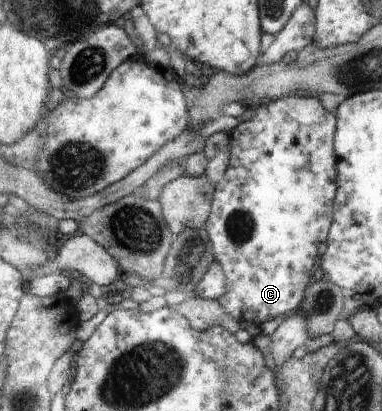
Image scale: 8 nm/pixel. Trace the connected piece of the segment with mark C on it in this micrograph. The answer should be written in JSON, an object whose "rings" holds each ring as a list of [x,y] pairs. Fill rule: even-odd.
{"rings":[[[291,94],[280,99],[264,100],[254,107],[254,117],[249,120],[239,121],[238,125],[229,132],[229,144],[227,146],[230,157],[229,166],[223,180],[214,187],[213,208],[207,224],[207,234],[213,246],[214,260],[221,264],[226,276],[226,293],[220,298],[220,305],[227,314],[239,322],[253,322],[257,326],[277,318],[299,312],[307,288],[315,284],[315,268],[321,265],[321,257],[324,255],[327,235],[333,224],[334,204],[338,192],[337,153],[335,150],[335,116],[321,104],[317,98],[311,98],[311,94]]]}

